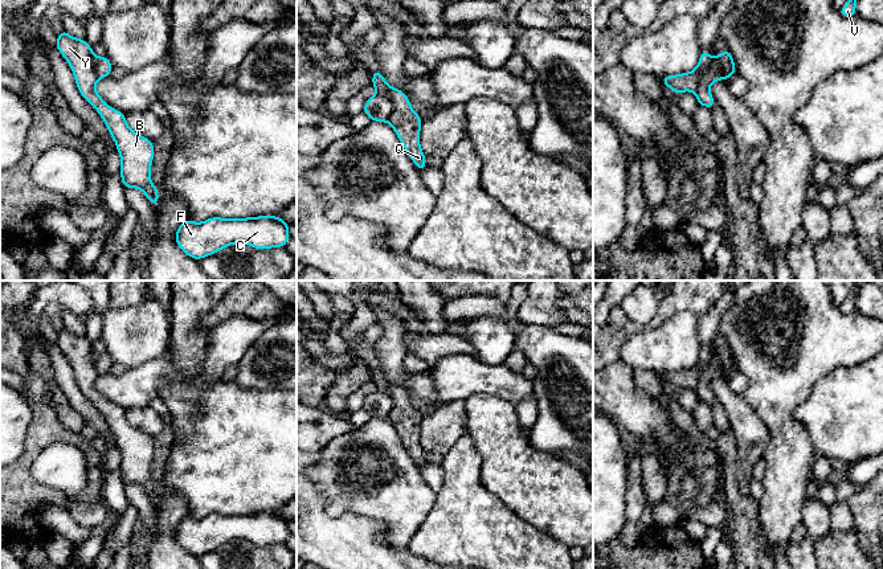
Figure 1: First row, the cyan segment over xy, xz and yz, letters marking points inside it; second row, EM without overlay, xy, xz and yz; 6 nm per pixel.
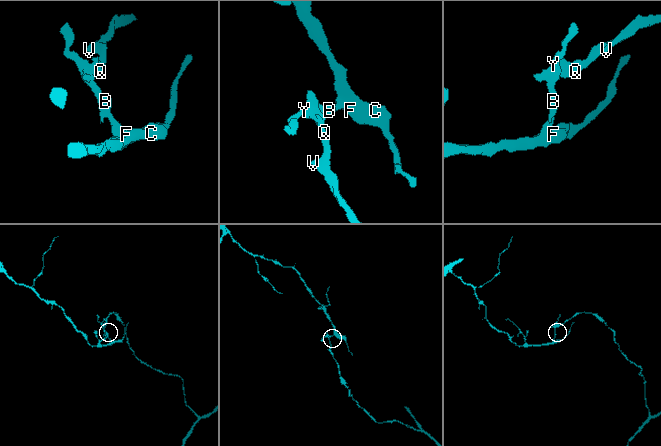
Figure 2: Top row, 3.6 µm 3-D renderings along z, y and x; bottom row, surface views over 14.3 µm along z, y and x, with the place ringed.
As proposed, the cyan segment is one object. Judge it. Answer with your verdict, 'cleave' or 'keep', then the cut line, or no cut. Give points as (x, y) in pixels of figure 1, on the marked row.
cleave; cut xz (377, 91), (392, 102), (392, 111), (387, 121)

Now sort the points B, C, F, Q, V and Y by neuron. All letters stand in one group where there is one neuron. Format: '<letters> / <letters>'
B C F Y / Q V

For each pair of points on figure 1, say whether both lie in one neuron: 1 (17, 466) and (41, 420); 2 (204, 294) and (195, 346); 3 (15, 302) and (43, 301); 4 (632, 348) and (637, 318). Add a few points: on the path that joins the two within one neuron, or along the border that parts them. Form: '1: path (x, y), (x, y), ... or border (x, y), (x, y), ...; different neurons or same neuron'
1: path (29, 454), (41, 432); same neuron
2: path (192, 307), (192, 332); same neuron
3: border (35, 294), (25, 312); different neurons
4: border (648, 326), (634, 328); different neurons

